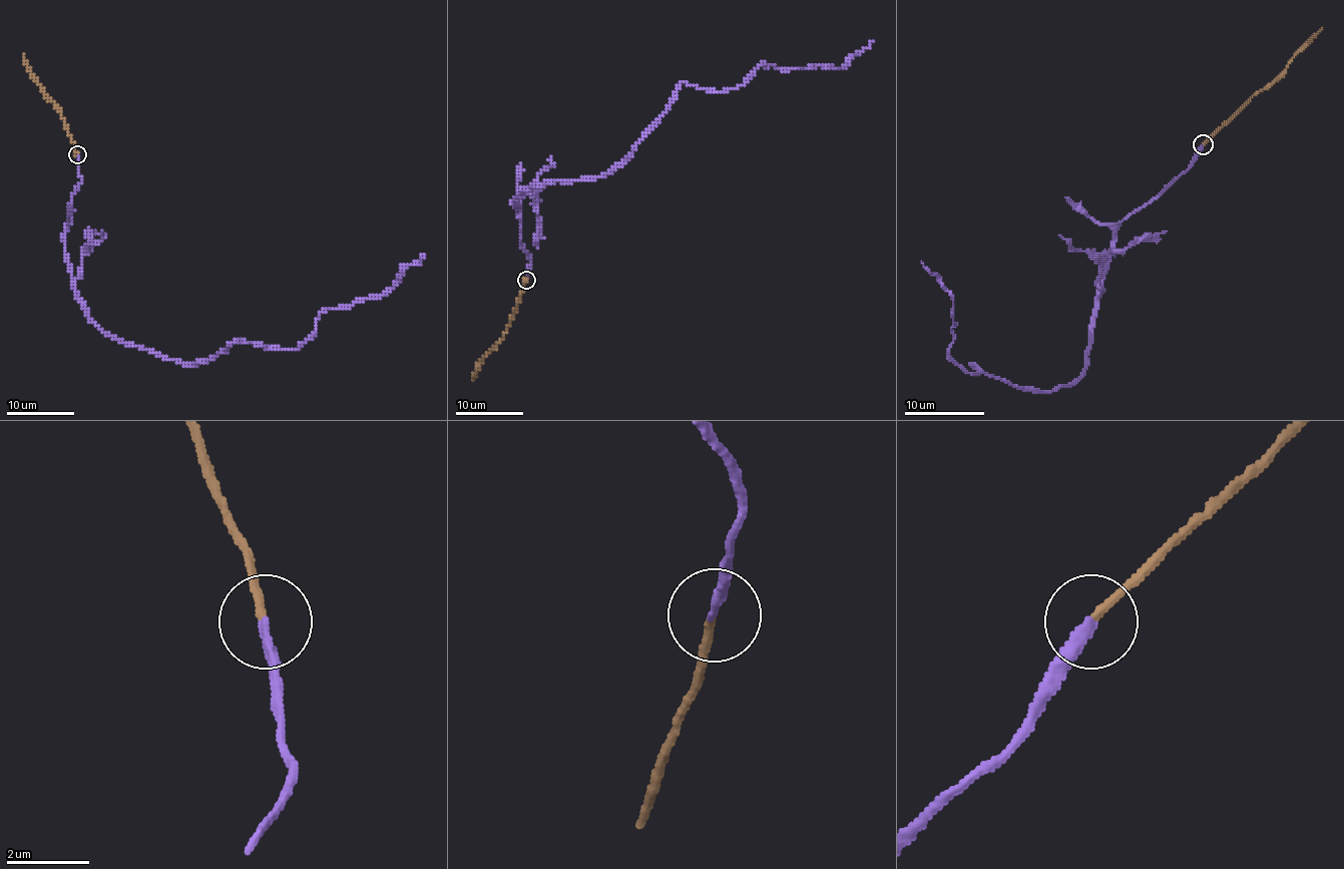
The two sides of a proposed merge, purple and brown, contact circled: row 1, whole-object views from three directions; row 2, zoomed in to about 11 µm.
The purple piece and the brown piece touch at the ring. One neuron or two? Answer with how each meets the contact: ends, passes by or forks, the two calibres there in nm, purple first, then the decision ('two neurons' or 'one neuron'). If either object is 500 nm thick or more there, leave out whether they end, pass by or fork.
purple ends | brown ends | 260/180 nm | one neuron

